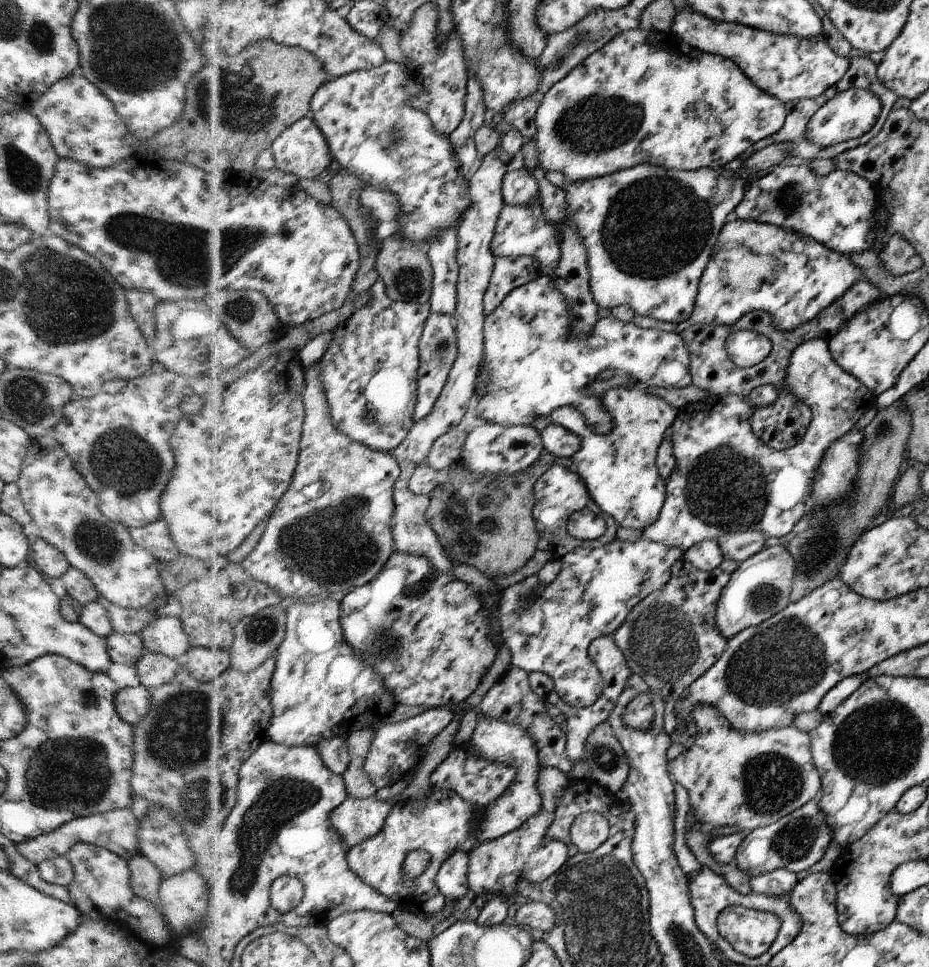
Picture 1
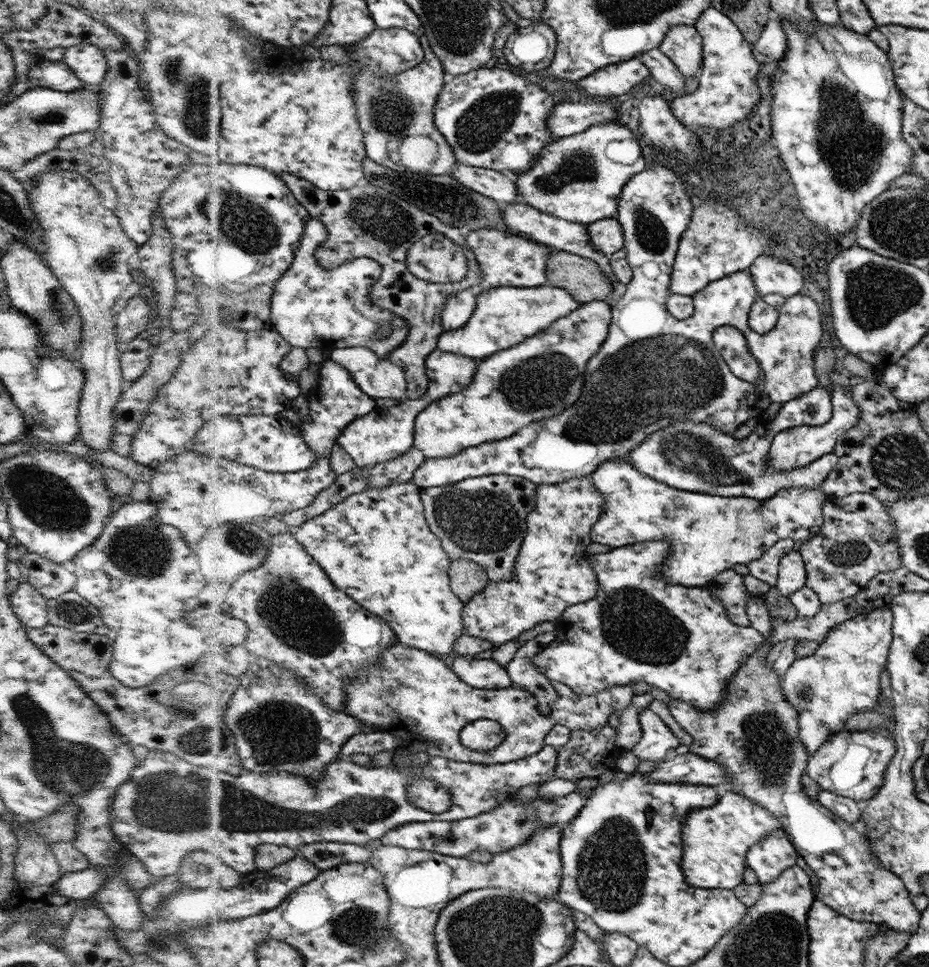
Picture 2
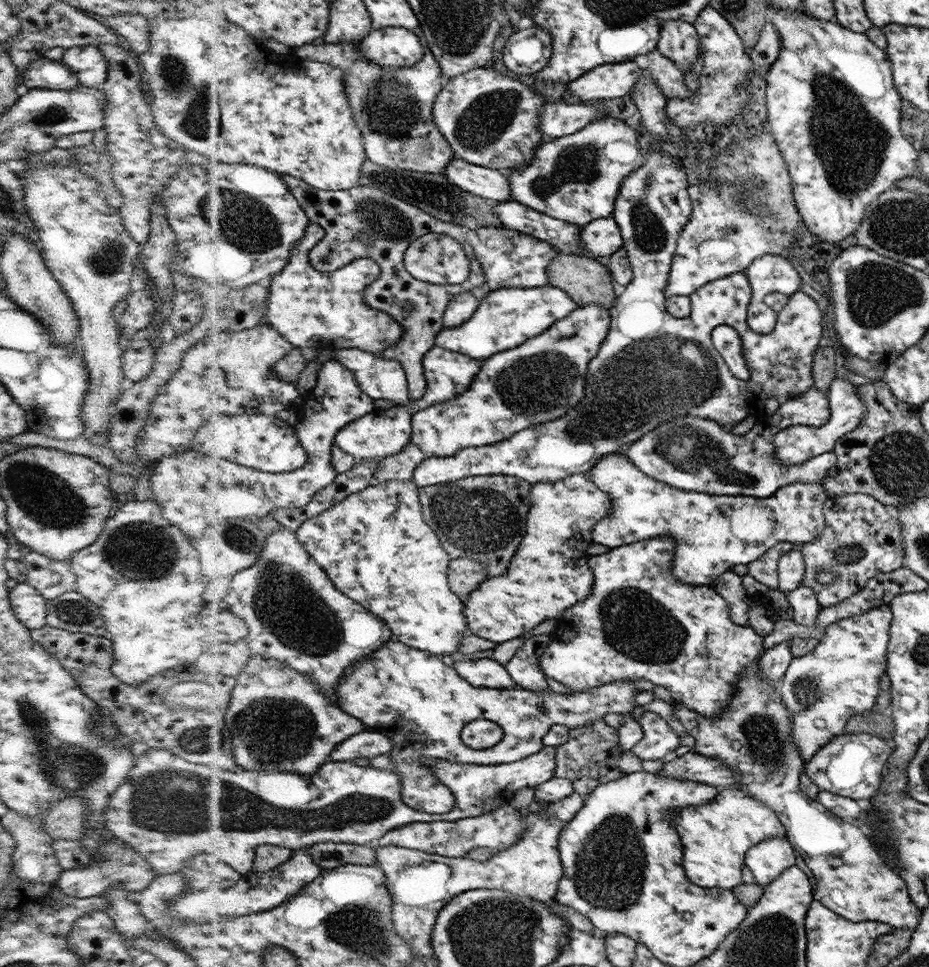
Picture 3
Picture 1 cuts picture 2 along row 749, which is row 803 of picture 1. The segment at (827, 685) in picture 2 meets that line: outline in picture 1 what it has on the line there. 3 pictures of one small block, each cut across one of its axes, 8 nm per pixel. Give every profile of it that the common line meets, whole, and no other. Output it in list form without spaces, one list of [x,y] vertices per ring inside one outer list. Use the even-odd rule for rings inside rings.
[[[818,796],[807,802],[800,809],[780,818],[772,825],[753,830],[745,835],[743,844],[737,849],[734,864],[747,872],[748,876],[768,874],[768,871],[786,869],[798,874],[803,870],[810,870],[826,853],[832,841],[832,830],[826,824],[827,813],[818,806]]]

